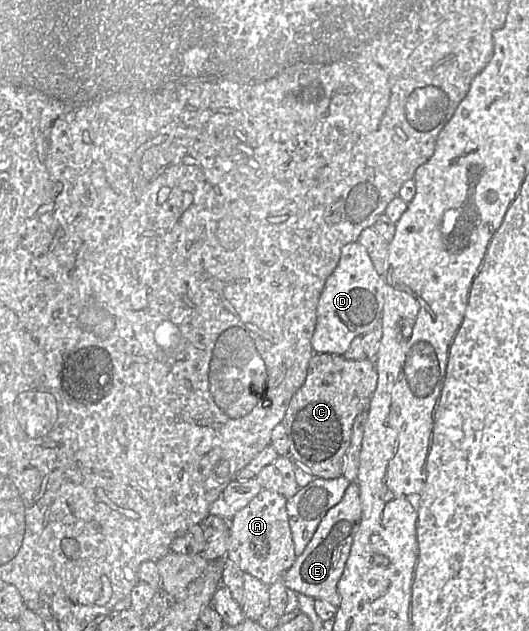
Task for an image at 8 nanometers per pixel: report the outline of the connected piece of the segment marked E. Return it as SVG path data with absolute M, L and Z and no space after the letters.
M356 481L347 487L342 500L329 509L321 520L312 539L294 564L282 575L285 586L297 593L314 599L327 601L338 609L341 597L338 593L338 581L344 571L350 554L354 536L362 517L360 488Z

